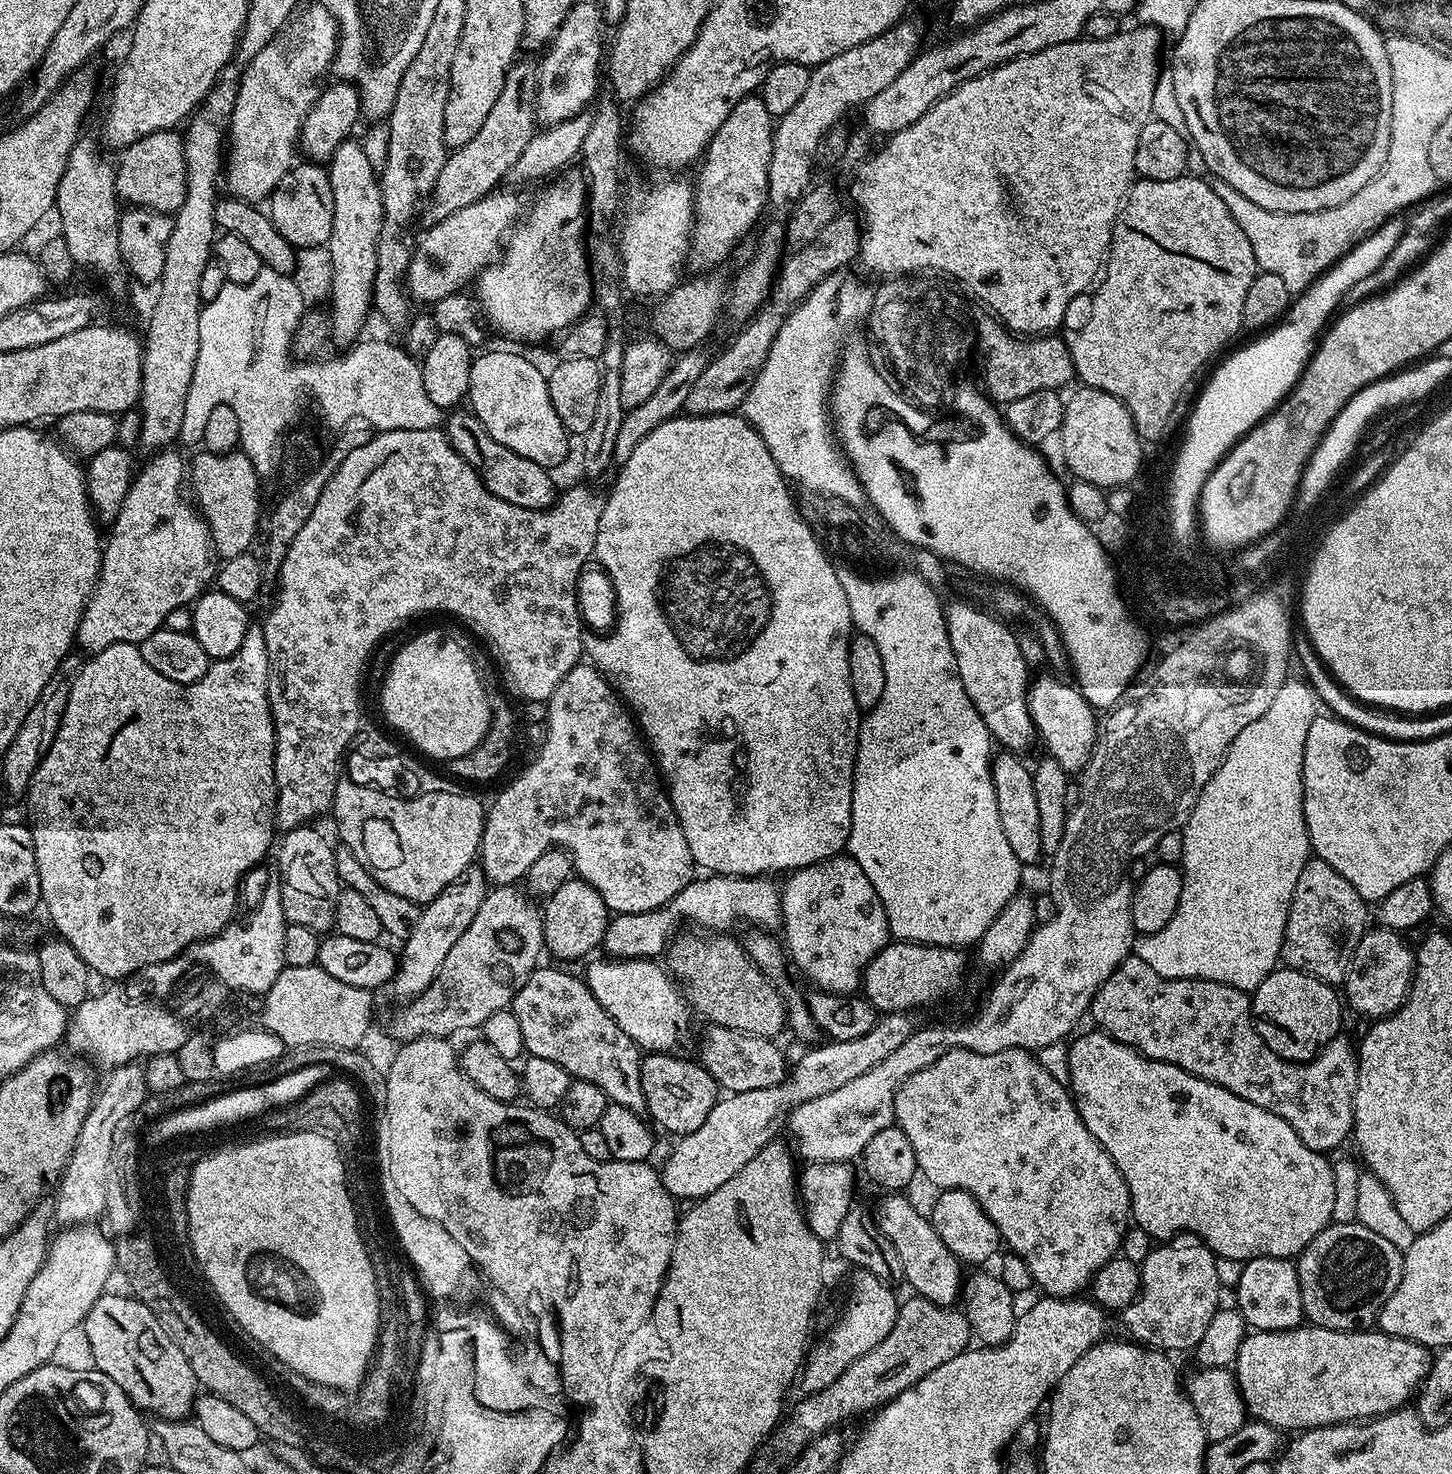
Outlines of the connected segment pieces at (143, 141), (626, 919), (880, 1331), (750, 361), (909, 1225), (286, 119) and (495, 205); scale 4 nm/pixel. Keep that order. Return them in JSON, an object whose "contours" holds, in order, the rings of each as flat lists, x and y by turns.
{"contours":[[[169,130,146,134,146,138,138,138,138,142,128,145,119,156,120,164,118,160,115,165,117,197,134,208,175,214,186,196,186,162,181,133]],[[708,874,703,877,705,880,700,880,700,878,694,878,691,880,690,883,688,883,687,886,683,888,682,891,680,891,674,899,670,901,669,904,664,904,660,908,655,908,654,910,650,910,649,912,643,912,642,914,616,914,609,919,608,922,608,929,606,930,606,934,604,935,604,942,602,945,603,951,605,952,609,957,612,958,619,958,622,960,651,960,653,958,660,958,665,955,668,951,669,944,672,943,674,937,681,931,682,926,680,924,684,924,689,920,689,925,695,926,697,929,700,930,711,930,714,932,718,932,721,934,727,933,729,930,732,930,732,927,735,926,735,924,752,924,748,926,755,926,757,929,760,930,776,930,781,927,782,921,780,918,780,888,777,887,777,885,772,885,773,882,771,879,762,877,762,876,718,876,715,874]],[[856,1270,853,1273,852,1281,848,1284,848,1301,844,1304,844,1313,833,1322,832,1329,817,1344,815,1341,811,1345,802,1365,798,1384,805,1388,805,1393,824,1390,836,1378,841,1377,842,1372,855,1359,878,1346,894,1326,898,1299,888,1289,891,1287,869,1272]],[[837,214,818,234,818,238,814,238,802,250,792,252,780,264,772,294,765,305,741,327,743,330,729,346,709,361,706,370,694,382,683,406,687,415,714,416,720,413,735,413,743,405,749,386,768,357,770,346,773,345,784,317,788,316,821,281,843,269,840,268,843,264,857,259,862,224,855,215,844,215]],[[890,1192,883,1196,886,1197,879,1202,877,1208,874,1208,874,1219,895,1246,895,1252,899,1254,905,1283,910,1284,912,1292,917,1297,924,1298,934,1305,953,1307,959,1301,963,1289,964,1270,961,1261,942,1238,938,1237,931,1219,925,1213,920,1214,903,1193]],[[312,2,309,8,303,8,293,15,265,48,258,50,254,59,247,61,246,67,241,71,236,105,226,128,227,135,228,132,232,135,232,149,229,152,227,149,226,152,226,180,228,176,228,188,232,191,229,193,235,199,245,202,263,201,272,195,278,182,297,163,300,125,308,111,320,99,320,79,329,75,332,59,336,57,338,29,330,10,323,8,319,2]],[[496,190,491,196,437,220,427,229,428,233,414,244,415,251,406,269,407,295,413,301,421,300,432,306,437,300,467,289,464,287,471,280,473,283,497,259,502,241,521,216,519,198,512,192]]]}

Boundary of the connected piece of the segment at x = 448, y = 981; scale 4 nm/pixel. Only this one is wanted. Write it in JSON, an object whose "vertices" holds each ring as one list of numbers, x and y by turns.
{"vertices":[[516,884,493,887,482,906,478,906,474,922,466,926,466,934,446,954,446,962,442,962,442,970,438,970,431,986,411,997,405,1003,408,1005,389,1022,389,1034,396,1042,407,1042,419,1036,452,1038,463,1028,479,1029,490,1014,498,1014,498,1010,511,1005,518,990,526,986,530,974,541,963,540,952,542,956,544,951,541,905]]}

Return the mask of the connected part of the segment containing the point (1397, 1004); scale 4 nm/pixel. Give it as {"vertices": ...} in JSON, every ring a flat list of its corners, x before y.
{"vertices":[[1372,926,1365,931,1354,950,1348,975,1342,985,1347,1007,1349,1004,1354,1011,1364,1016,1383,1018,1403,1006,1412,985,1412,976,1416,973,1416,953,1411,947,1408,949,1404,939,1401,933,1383,926]]}

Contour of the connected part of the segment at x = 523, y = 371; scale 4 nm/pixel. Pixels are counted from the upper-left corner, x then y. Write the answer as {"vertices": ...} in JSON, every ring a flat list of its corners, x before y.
{"vertices":[[484,352,481,356,479,353,472,362,472,369,470,370,470,386,468,387,466,400,467,403,472,403,472,405,470,405,470,411,472,415,476,416,482,422,484,429,502,446,514,450,514,454,518,454,522,458,530,458,530,462,538,462,543,468,549,470,555,469,555,464,560,464,567,458,570,434,562,426,562,422,558,422,558,414,554,414,554,402,550,402,550,390,548,389,548,381,545,373,543,371,540,373,526,357,519,356,516,352]]}

